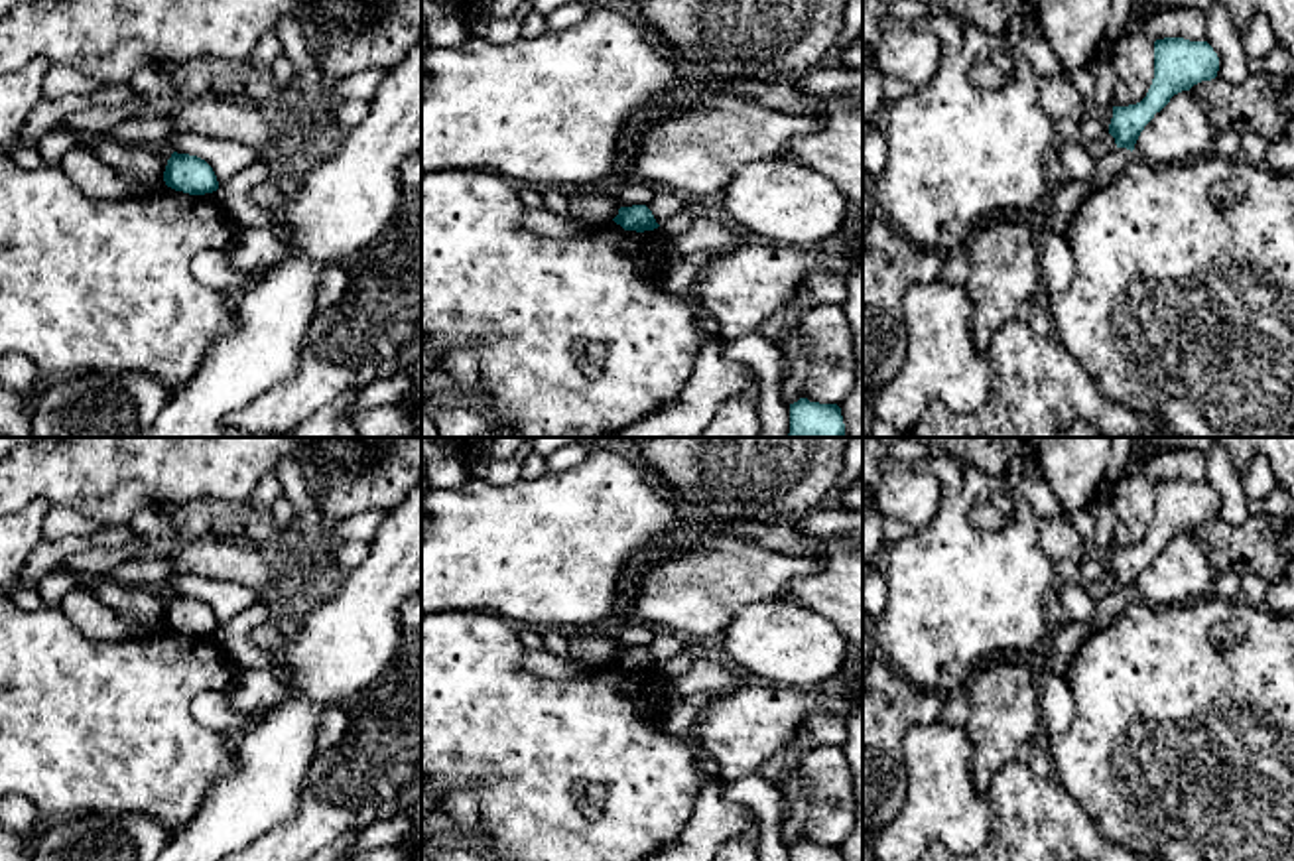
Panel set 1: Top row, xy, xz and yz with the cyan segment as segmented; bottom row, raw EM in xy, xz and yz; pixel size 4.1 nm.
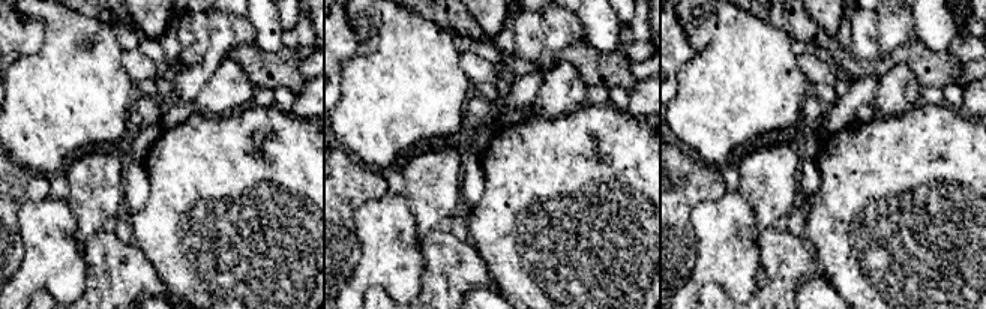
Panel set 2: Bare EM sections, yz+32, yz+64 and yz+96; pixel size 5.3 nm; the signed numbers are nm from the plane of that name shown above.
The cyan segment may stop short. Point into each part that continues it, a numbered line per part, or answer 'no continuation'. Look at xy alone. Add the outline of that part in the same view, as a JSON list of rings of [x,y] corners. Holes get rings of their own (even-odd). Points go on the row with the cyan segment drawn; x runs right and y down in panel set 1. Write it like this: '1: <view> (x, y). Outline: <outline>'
no continuation

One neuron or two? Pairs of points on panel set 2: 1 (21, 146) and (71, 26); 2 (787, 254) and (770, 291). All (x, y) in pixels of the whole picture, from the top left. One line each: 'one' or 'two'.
1: one
2: one

